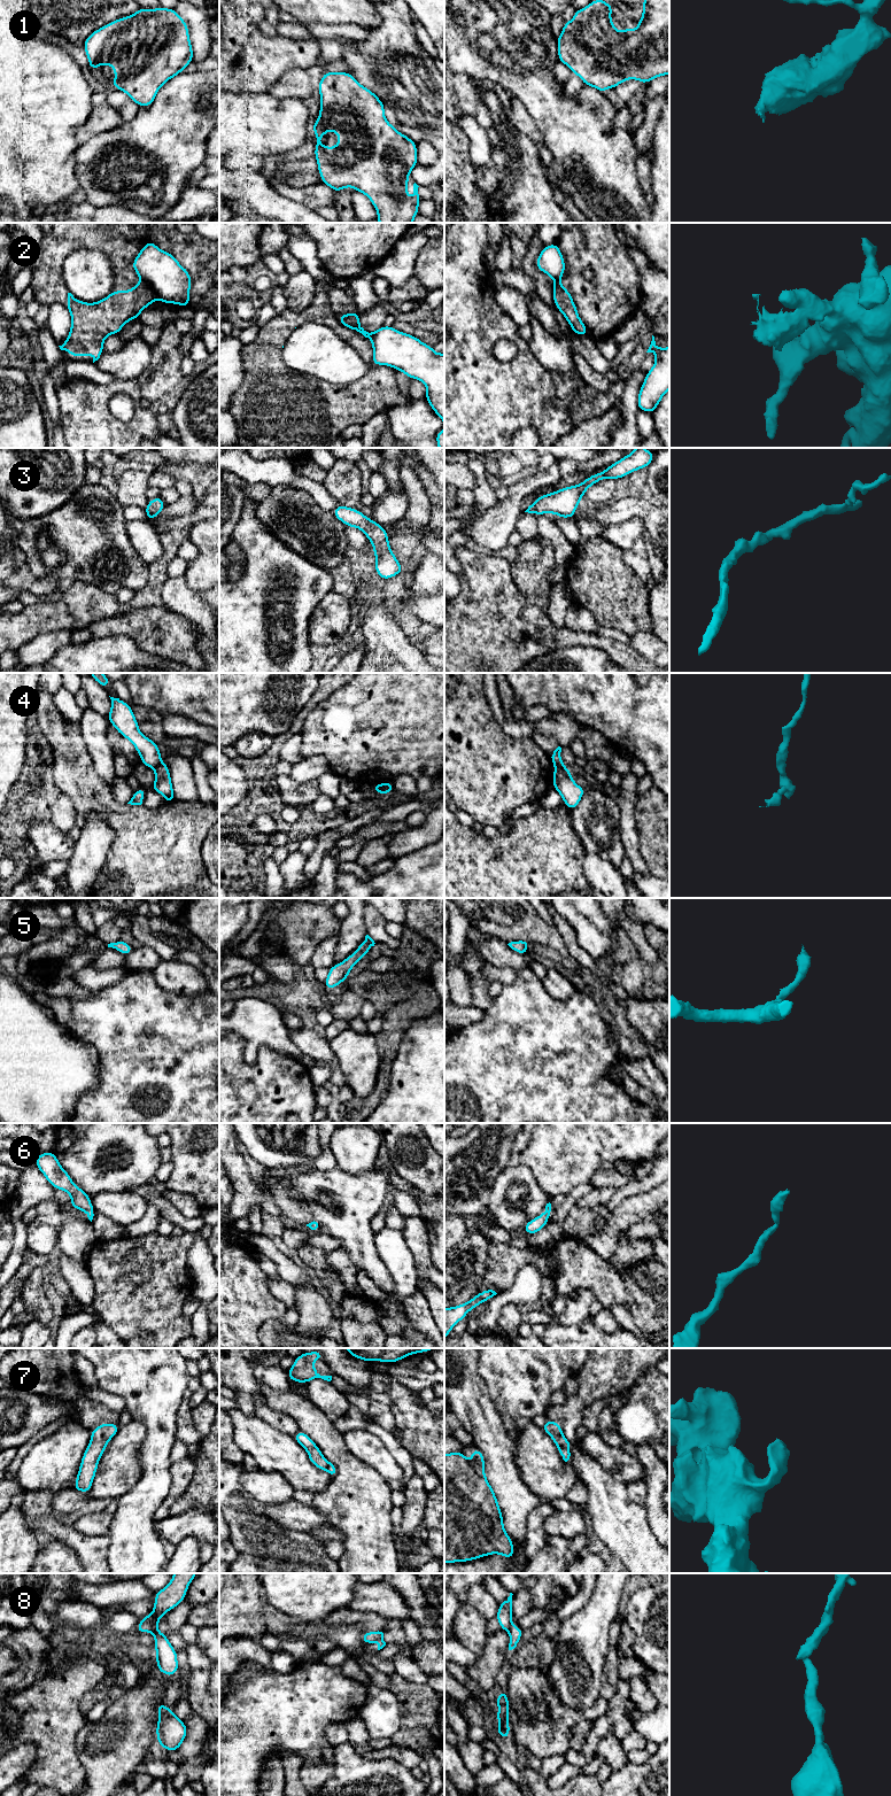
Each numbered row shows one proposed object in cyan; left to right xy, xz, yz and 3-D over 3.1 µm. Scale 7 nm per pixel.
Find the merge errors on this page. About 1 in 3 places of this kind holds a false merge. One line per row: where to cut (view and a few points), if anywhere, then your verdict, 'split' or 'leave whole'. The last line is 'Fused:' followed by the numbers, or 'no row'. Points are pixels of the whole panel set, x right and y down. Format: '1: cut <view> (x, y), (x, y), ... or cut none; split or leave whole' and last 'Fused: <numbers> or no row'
1: cut none; leave whole
2: cut xy (141, 278), (159, 295); split
3: cut none; leave whole
4: cut yz (555, 765), (565, 767); split
5: cut none; leave whole
6: cut none; leave whole
7: cut none; leave whole
8: cut xy (156, 1625), (150, 1632); split
Fused: 2, 4, 8

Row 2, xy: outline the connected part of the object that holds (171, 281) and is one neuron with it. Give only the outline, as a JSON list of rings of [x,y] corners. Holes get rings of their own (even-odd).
[[[147,241],[132,262],[132,269],[152,285],[163,304],[189,307],[189,271],[183,268],[171,253],[163,251],[154,242]]]

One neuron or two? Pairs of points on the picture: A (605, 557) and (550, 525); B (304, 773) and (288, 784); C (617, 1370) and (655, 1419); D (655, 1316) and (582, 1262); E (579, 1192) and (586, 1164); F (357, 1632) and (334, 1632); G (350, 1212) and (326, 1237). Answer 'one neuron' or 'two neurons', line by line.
A: two neurons
B: two neurons
C: two neurons
D: one neuron
E: two neurons
F: one neuron
G: two neurons

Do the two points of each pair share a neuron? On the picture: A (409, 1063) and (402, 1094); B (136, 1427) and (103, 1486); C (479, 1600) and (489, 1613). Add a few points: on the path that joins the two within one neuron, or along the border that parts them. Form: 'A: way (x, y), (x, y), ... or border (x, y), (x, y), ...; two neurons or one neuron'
A: way (409, 1071), (409, 1086); one neuron
B: way (126, 1442), (107, 1464), (106, 1471); one neuron
C: way (482, 1603), (489, 1610); one neuron

